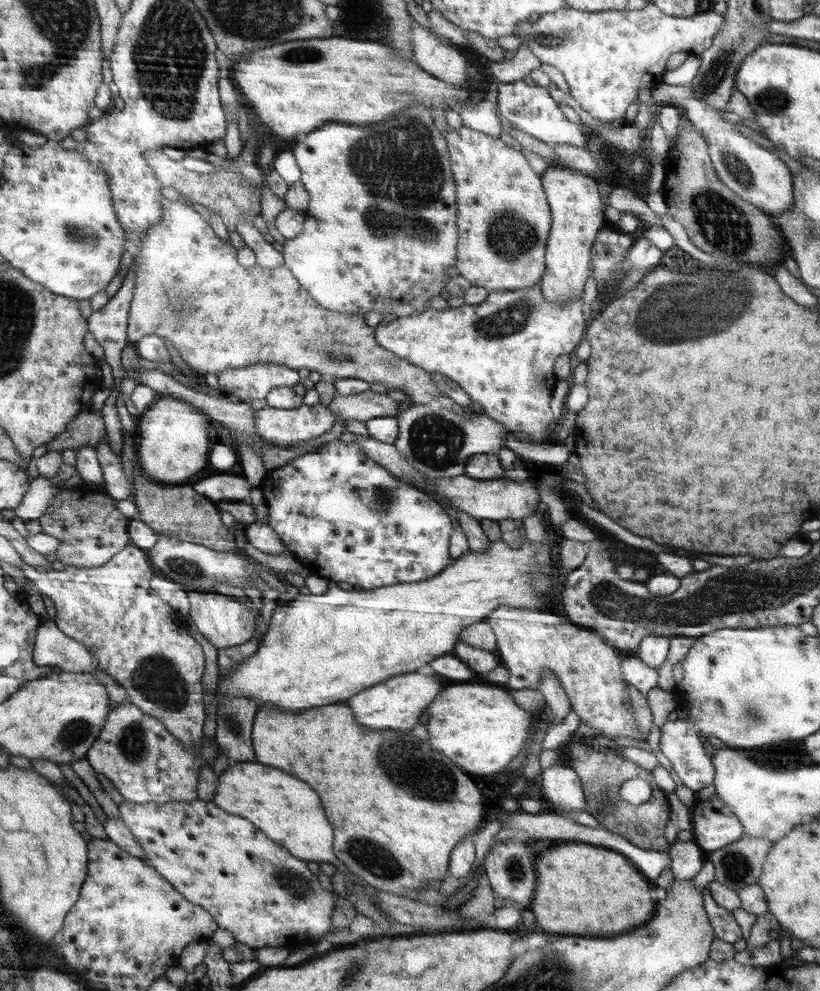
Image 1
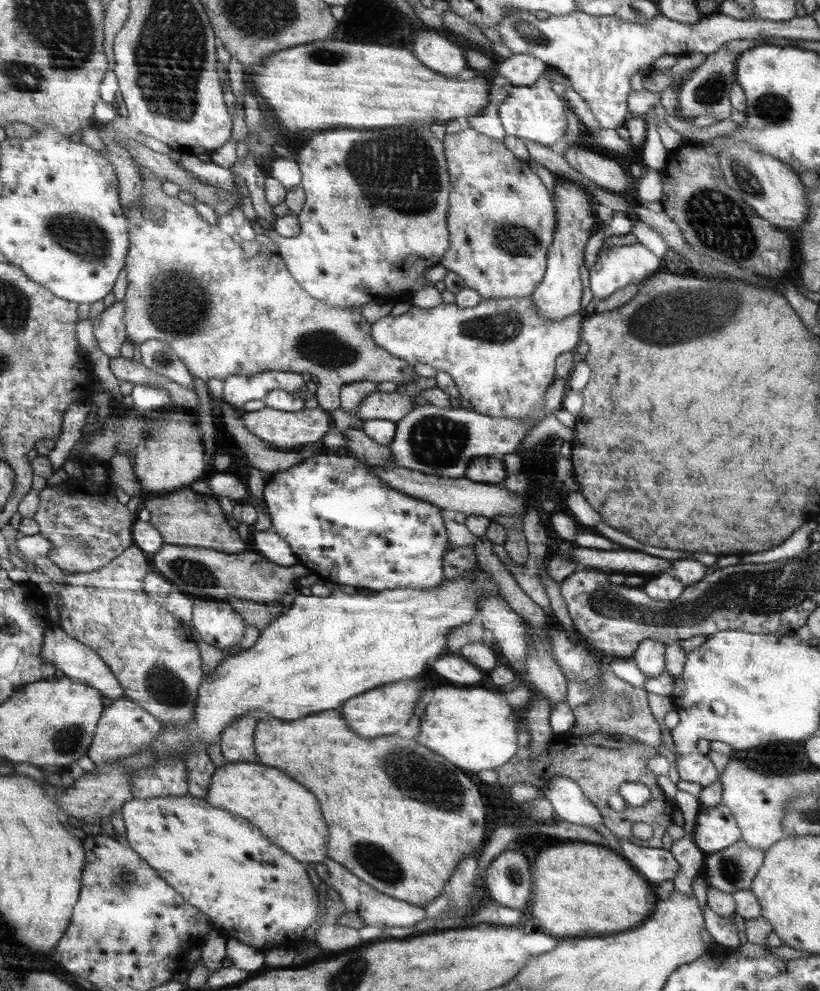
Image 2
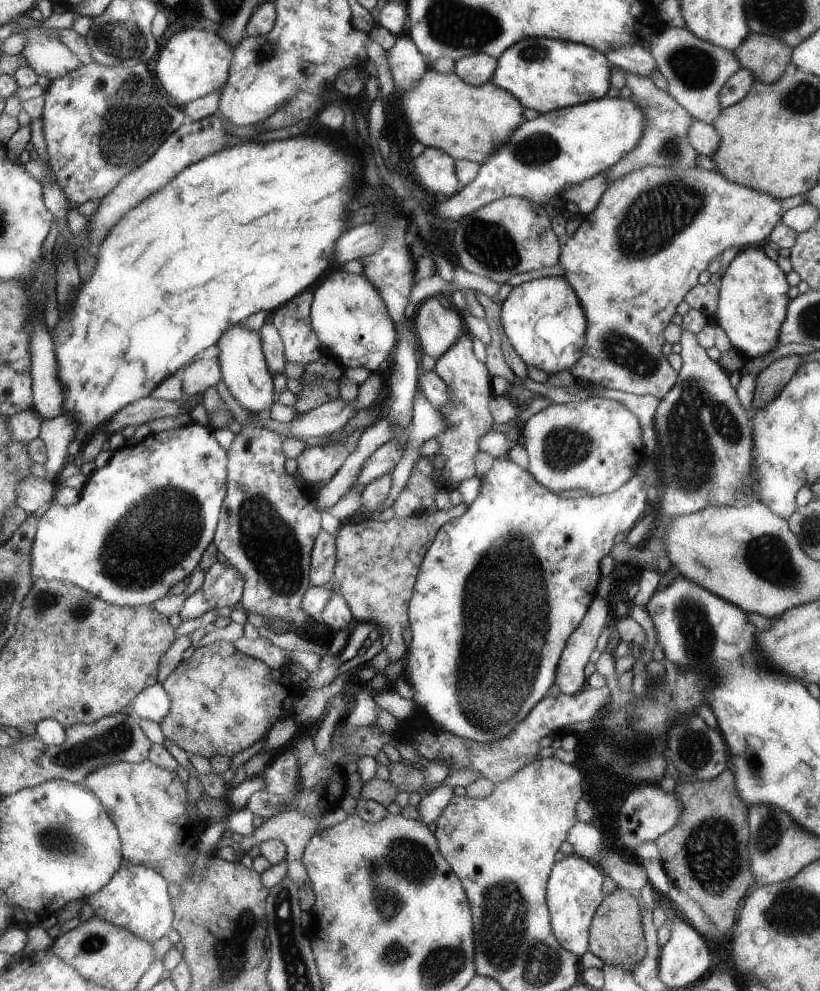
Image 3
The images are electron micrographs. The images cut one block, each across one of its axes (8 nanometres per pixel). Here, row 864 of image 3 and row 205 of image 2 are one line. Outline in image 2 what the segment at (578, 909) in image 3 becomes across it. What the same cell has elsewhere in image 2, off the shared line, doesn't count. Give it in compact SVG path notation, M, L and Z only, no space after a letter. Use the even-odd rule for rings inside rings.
M555 176L554 185L556 226L555 236L548 249L547 274L543 277L535 293L531 295L532 304L541 312L540 316L548 322L562 322L572 318L572 314L581 312L582 274L580 268L584 264L584 248L597 229L597 218L593 211L594 203L591 192L580 183Z

